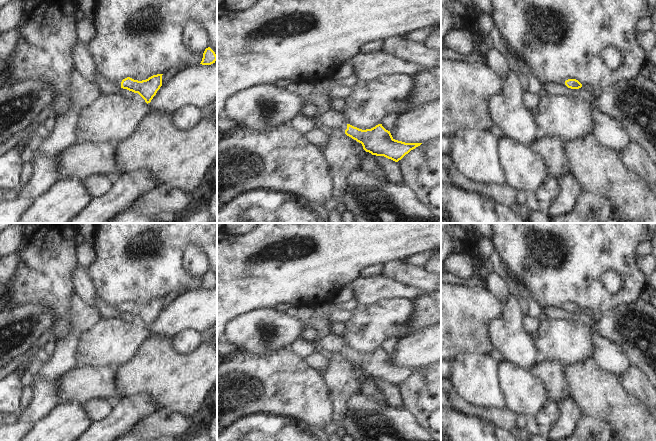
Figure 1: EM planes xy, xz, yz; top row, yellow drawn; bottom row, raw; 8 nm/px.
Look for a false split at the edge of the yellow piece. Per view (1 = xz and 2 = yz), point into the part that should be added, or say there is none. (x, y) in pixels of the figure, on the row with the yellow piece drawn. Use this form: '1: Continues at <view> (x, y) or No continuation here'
1: Continues at xz (332, 119)
2: No continuation here

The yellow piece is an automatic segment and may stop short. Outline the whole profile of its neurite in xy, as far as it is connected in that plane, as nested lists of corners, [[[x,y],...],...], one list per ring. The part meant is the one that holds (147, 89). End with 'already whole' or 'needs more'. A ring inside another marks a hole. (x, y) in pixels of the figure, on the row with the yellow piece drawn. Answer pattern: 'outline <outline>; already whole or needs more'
outline [[[163,74],[153,75],[148,79],[142,81],[134,80],[130,77],[113,82],[109,80],[106,81],[110,82],[116,87],[127,89],[134,93],[138,93],[148,104],[151,102],[157,91],[162,86],[162,75]]]; needs more

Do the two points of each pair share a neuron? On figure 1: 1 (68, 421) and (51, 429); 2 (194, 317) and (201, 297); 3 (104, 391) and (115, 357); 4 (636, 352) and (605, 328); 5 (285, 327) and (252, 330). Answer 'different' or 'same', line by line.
1: same
2: same
3: different
4: same
5: same

